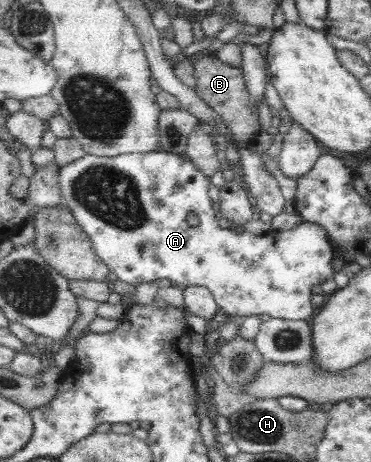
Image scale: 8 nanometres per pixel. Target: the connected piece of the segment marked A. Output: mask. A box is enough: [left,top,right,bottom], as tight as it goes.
[59,150,337,322]

